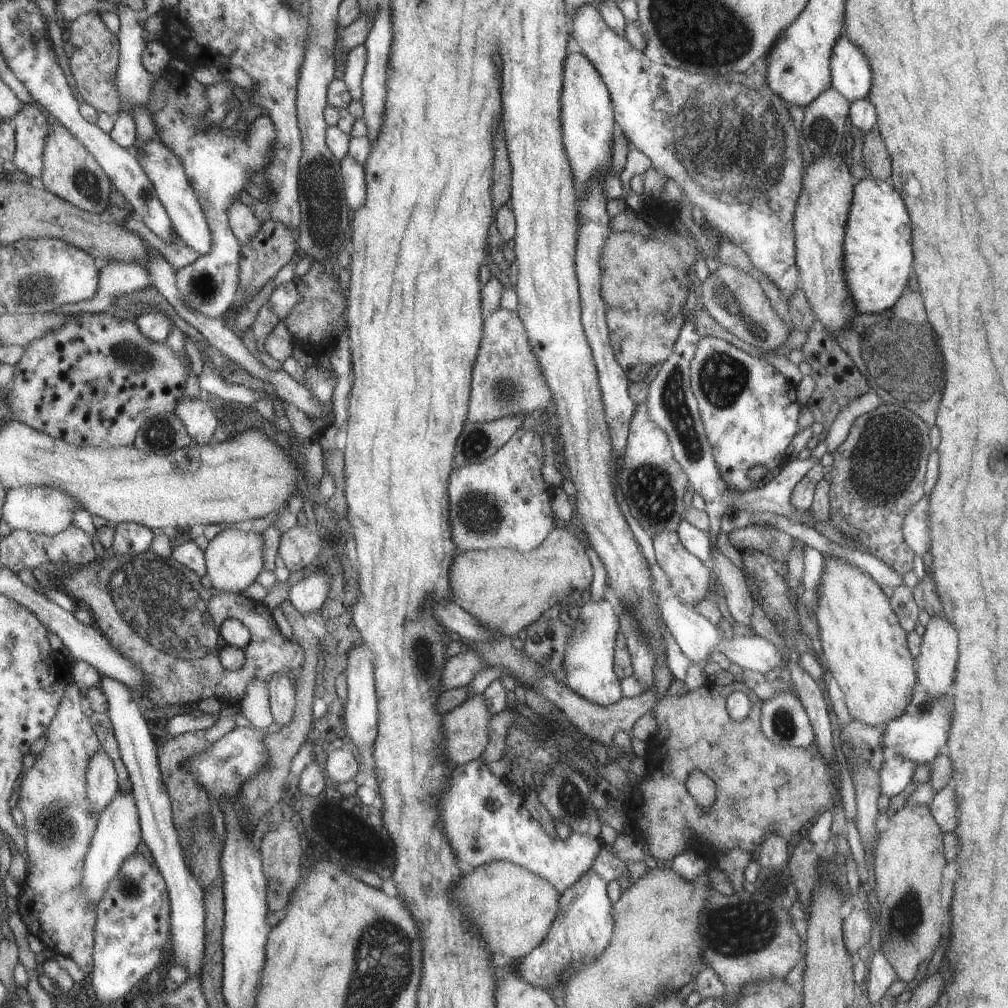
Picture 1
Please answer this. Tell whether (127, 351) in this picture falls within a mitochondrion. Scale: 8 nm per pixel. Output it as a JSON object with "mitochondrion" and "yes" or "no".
{"mitochondrion":"yes"}

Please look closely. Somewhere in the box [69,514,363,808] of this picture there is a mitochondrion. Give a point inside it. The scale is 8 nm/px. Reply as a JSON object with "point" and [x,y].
{"point":[160,603]}

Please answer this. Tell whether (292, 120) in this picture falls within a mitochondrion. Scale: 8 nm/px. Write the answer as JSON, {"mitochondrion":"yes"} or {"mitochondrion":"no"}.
{"mitochondrion":"no"}

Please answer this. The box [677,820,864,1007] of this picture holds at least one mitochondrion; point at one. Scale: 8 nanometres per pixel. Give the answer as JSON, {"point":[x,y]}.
{"point":[745,931]}

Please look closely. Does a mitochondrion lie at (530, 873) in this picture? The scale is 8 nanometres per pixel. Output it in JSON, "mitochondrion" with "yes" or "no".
{"mitochondrion":"no"}

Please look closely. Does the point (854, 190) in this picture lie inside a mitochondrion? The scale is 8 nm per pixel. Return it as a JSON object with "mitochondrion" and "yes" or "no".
{"mitochondrion":"no"}

